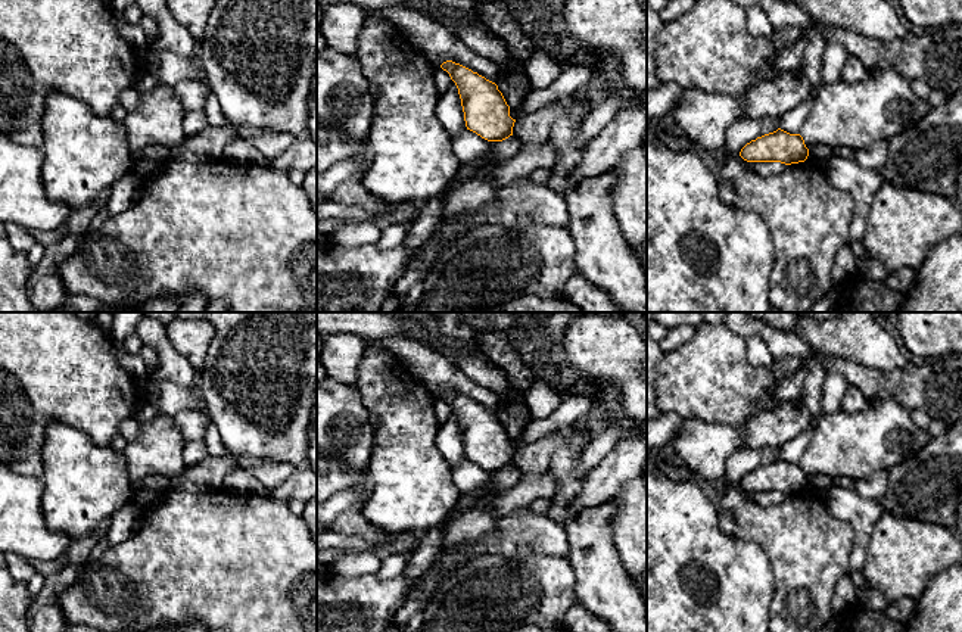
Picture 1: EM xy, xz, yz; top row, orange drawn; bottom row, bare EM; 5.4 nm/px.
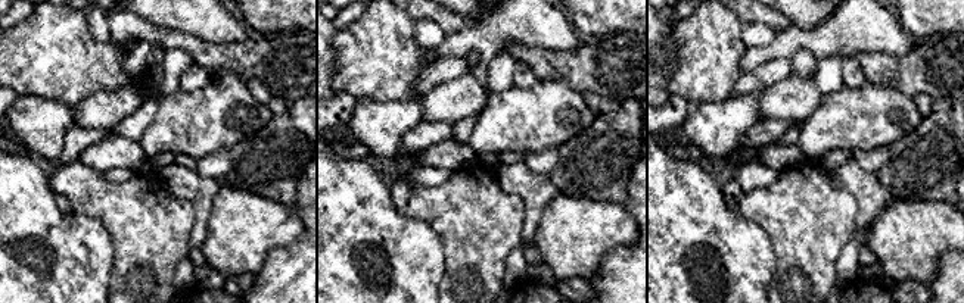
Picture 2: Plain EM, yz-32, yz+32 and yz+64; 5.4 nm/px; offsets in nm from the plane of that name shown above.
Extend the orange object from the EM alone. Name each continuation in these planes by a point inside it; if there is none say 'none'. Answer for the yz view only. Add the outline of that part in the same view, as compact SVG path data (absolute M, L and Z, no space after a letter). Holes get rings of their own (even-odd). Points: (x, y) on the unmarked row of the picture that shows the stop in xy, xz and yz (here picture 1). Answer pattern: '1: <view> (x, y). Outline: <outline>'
none

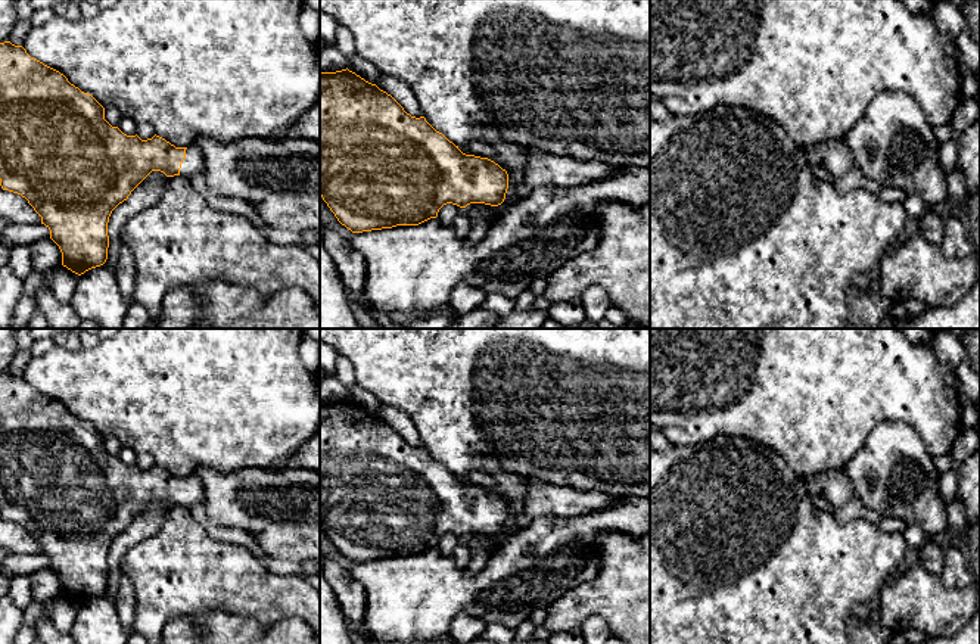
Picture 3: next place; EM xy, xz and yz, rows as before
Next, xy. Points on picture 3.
1: xy (193, 492). Outline: M192 475L186 479L186 489L181 494L180 505L190 508L196 503L203 501L203 485L197 475Z

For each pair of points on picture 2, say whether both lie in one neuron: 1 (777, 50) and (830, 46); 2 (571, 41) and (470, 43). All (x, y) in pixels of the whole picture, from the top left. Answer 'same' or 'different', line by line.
1: same
2: same

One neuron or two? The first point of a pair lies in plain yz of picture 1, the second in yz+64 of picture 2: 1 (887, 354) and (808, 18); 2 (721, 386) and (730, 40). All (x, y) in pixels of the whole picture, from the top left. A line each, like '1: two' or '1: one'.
1: two
2: one

